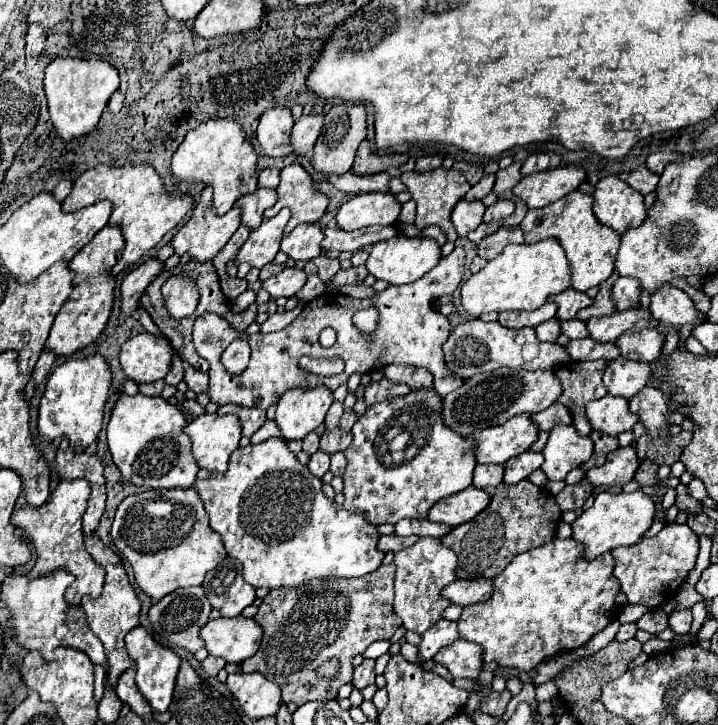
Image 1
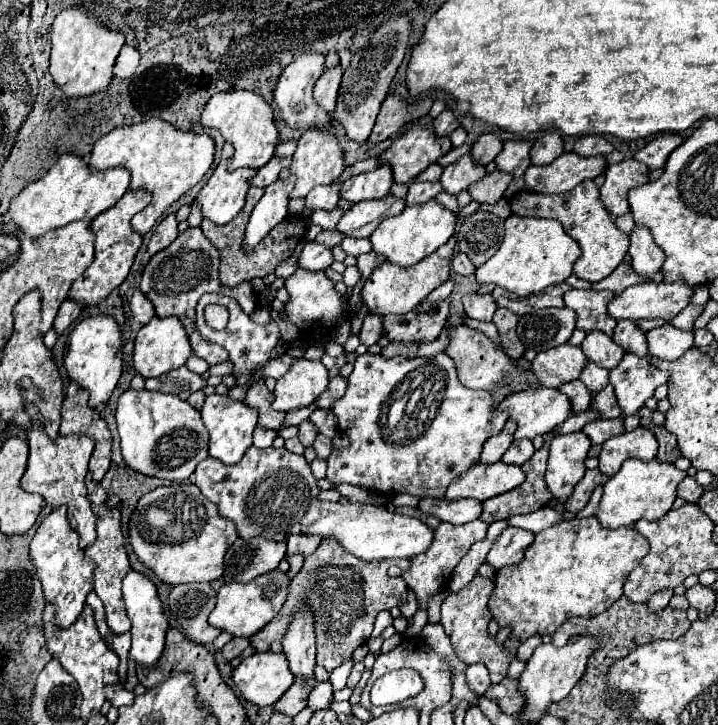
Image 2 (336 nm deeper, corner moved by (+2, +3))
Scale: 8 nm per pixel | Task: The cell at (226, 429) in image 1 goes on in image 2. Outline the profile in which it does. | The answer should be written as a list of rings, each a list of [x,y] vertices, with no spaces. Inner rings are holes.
[[[209,395],[201,409],[203,423],[209,429],[209,455],[223,461],[225,465],[235,465],[241,461],[243,453],[251,447],[253,429],[257,427],[257,409],[247,407],[243,401],[235,401],[229,395]]]

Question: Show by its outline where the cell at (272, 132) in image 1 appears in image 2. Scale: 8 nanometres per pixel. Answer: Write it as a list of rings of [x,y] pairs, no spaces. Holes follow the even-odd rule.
[[[303,53],[301,57],[297,57],[295,61],[291,61],[285,67],[283,75],[279,77],[277,89],[275,89],[275,103],[279,107],[279,113],[281,113],[281,119],[285,121],[285,125],[299,127],[299,129],[329,125],[329,121],[331,121],[329,113],[321,111],[321,107],[313,99],[313,85],[321,77],[323,69],[325,69],[325,55],[321,55],[321,53]]]

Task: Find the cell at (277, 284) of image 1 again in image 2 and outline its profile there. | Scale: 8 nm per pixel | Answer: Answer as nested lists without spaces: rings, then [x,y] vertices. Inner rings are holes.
[[[307,241],[301,255],[299,255],[299,267],[301,269],[321,271],[321,269],[327,269],[331,263],[333,263],[331,247],[317,243],[317,241]]]

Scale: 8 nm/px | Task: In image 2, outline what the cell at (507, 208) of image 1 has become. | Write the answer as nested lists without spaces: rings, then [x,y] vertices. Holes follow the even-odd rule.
[[[495,169],[493,173],[487,173],[485,179],[475,181],[469,187],[469,193],[479,203],[495,203],[495,201],[499,201],[503,197],[509,181],[511,181],[509,173]]]

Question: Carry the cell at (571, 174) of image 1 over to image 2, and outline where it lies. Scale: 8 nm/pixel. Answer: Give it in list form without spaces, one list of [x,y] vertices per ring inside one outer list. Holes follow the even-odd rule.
[[[561,153],[549,165],[529,165],[525,171],[525,189],[535,193],[567,193],[585,179],[595,179],[607,167],[603,155],[581,157],[577,153]]]

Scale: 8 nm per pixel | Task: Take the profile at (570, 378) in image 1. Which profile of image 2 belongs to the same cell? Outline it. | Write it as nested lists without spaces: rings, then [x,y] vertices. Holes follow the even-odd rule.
[[[609,385],[609,387],[605,387],[601,393],[597,393],[595,397],[593,397],[593,409],[603,417],[603,419],[613,419],[613,417],[619,417],[619,415],[623,415],[621,413],[621,407],[617,405],[617,397],[615,397],[615,393],[613,393],[613,387]]]

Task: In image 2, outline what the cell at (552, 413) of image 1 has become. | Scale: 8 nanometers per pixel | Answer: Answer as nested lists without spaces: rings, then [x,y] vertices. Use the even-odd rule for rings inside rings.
[[[579,379],[561,385],[559,391],[565,393],[565,395],[571,399],[573,413],[581,413],[581,411],[585,411],[585,409],[591,405],[591,391],[589,391],[589,389],[585,387],[585,383],[581,383]]]

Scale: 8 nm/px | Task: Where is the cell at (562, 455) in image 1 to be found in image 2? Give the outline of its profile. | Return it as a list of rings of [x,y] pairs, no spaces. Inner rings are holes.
[[[583,431],[555,435],[551,441],[545,481],[553,497],[563,505],[571,497],[573,487],[585,475],[583,461],[587,457],[589,447],[591,447],[591,441]]]

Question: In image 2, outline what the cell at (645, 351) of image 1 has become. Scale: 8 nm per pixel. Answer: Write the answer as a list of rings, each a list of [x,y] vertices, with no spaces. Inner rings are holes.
[[[667,323],[663,327],[651,329],[647,333],[647,343],[651,357],[673,361],[693,347],[693,331],[683,331]]]

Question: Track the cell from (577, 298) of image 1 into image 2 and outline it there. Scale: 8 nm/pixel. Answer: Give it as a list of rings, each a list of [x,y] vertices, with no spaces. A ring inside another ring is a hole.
[[[571,289],[565,293],[565,307],[577,313],[577,329],[583,331],[603,331],[605,335],[613,337],[615,323],[613,317],[607,313],[607,305],[615,295],[609,291],[585,291],[585,289]]]

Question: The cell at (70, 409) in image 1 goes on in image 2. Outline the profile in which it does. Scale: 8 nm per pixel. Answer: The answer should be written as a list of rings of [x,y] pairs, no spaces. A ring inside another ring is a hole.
[[[89,315],[83,321],[75,325],[75,329],[69,333],[69,347],[65,355],[65,367],[67,373],[73,381],[77,381],[79,387],[89,391],[89,405],[97,407],[99,403],[105,403],[123,369],[123,339],[121,339],[121,329],[117,321],[111,315]]]

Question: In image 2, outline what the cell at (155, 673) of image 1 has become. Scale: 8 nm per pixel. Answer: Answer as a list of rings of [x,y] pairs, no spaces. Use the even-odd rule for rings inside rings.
[[[129,569],[127,577],[123,577],[123,599],[125,599],[125,605],[127,605],[127,615],[133,623],[131,627],[131,639],[133,639],[133,645],[131,645],[131,657],[135,663],[139,665],[145,665],[145,667],[151,667],[157,663],[157,659],[161,657],[163,653],[163,647],[165,647],[165,631],[167,631],[167,617],[163,613],[163,605],[161,605],[161,599],[157,595],[157,589],[153,585],[153,581],[141,573],[137,573],[135,569]]]

